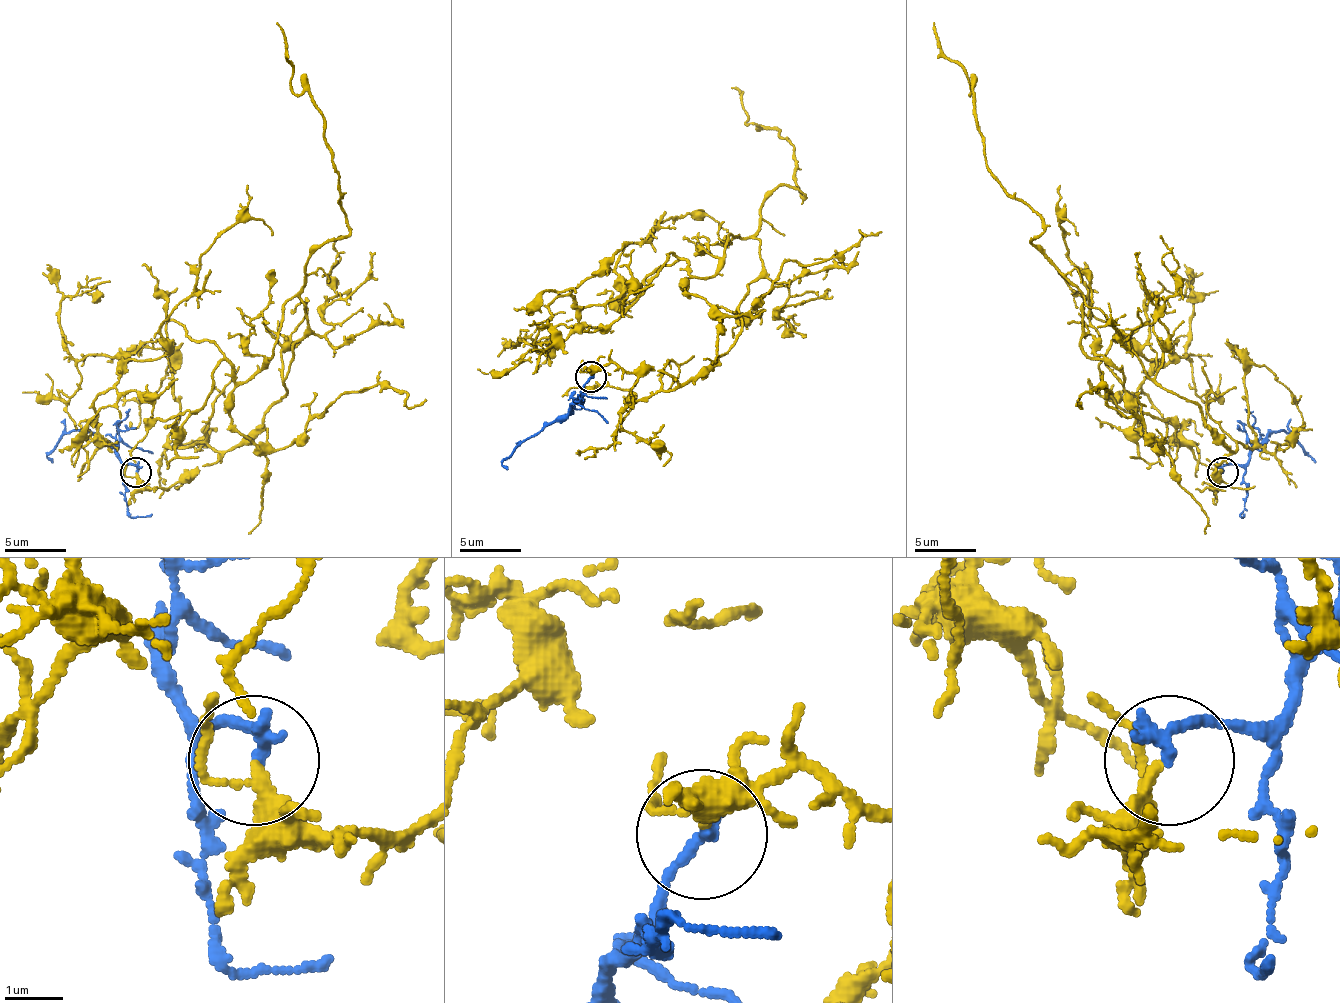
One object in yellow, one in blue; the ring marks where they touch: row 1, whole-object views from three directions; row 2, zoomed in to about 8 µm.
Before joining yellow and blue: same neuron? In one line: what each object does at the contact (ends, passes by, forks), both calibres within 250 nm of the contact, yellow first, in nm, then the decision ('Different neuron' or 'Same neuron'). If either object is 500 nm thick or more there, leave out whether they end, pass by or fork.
At the ring yellow passes by. At the ring blue ends. Thickness 160 nm (yellow) against 240 nm. Different neuron

